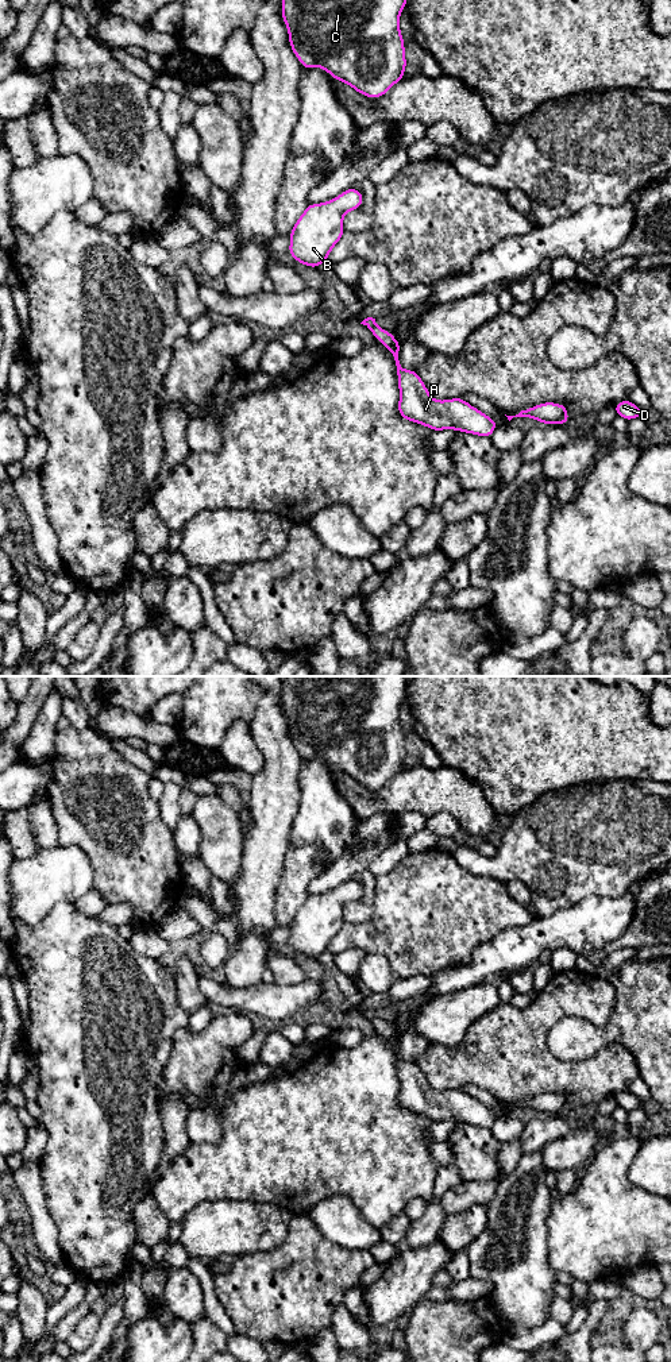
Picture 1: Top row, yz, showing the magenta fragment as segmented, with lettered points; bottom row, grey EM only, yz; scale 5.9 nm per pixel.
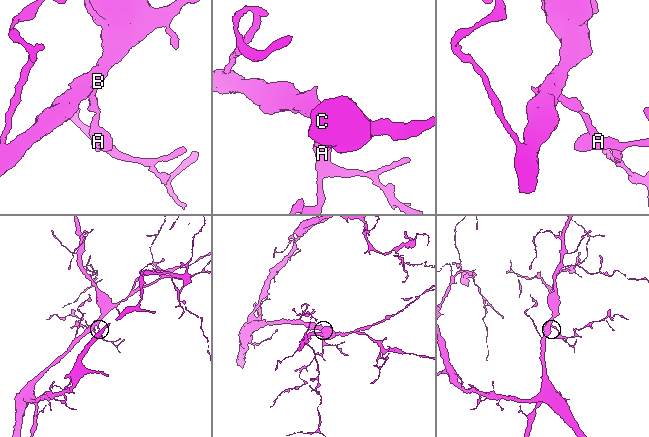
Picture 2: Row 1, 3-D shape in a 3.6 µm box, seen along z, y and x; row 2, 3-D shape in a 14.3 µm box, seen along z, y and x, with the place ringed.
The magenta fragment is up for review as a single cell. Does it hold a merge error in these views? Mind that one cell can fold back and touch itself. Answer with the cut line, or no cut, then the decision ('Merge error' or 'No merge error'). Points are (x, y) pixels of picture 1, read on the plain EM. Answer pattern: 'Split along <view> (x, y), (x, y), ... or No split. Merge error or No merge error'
No split. No merge error

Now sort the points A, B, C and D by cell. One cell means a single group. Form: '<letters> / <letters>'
A B C D

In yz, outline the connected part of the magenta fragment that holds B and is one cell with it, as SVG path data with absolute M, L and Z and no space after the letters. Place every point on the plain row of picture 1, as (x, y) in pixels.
M350 879L323 895L309 895L290 922L289 945L309 958L319 958L344 925L343 907L358 900L363 887Z

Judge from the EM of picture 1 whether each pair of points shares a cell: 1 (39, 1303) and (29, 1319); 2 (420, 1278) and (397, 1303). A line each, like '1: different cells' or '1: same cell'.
1: same cell
2: same cell

